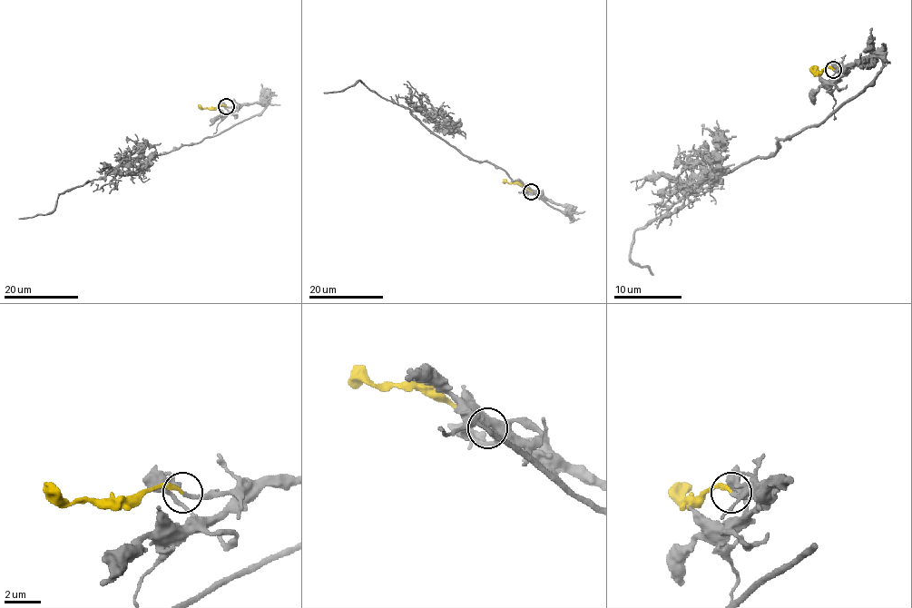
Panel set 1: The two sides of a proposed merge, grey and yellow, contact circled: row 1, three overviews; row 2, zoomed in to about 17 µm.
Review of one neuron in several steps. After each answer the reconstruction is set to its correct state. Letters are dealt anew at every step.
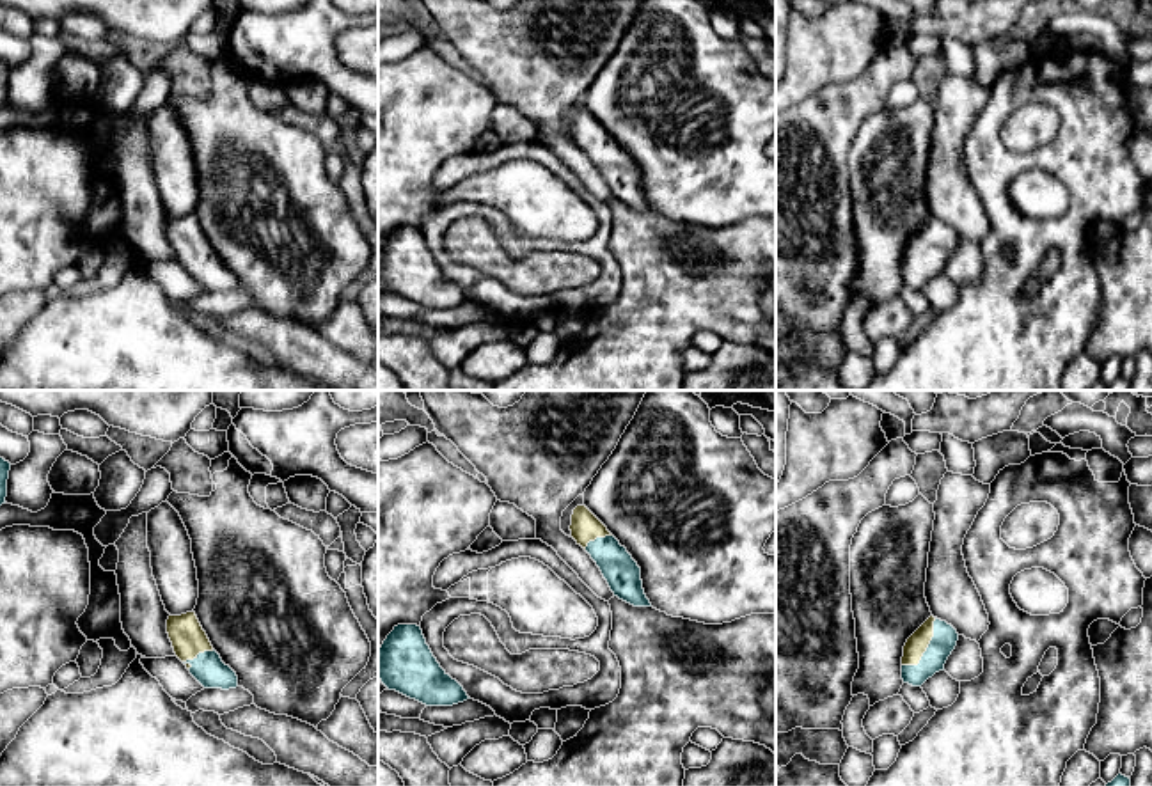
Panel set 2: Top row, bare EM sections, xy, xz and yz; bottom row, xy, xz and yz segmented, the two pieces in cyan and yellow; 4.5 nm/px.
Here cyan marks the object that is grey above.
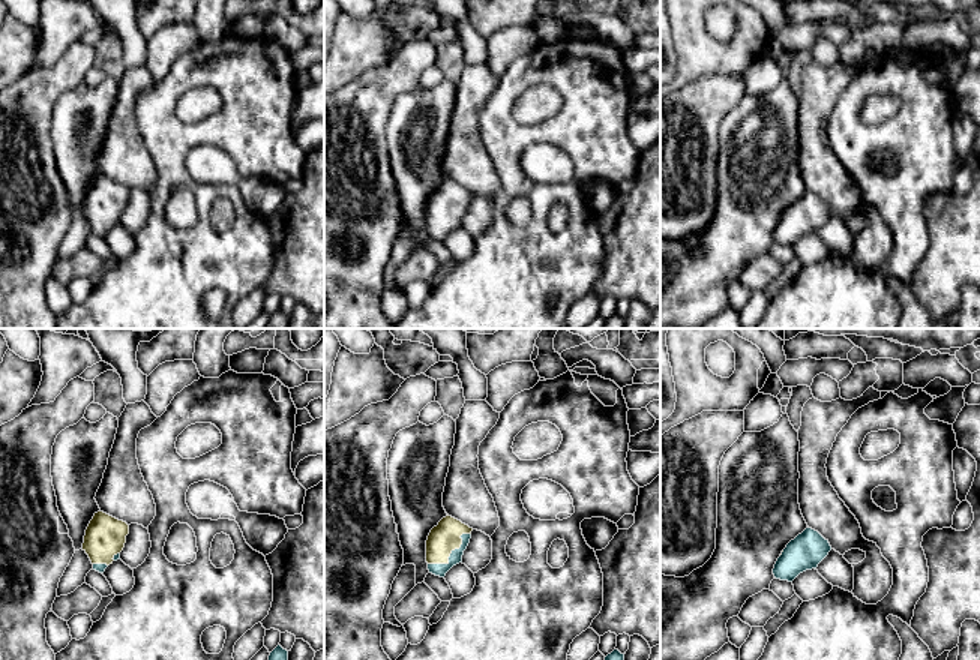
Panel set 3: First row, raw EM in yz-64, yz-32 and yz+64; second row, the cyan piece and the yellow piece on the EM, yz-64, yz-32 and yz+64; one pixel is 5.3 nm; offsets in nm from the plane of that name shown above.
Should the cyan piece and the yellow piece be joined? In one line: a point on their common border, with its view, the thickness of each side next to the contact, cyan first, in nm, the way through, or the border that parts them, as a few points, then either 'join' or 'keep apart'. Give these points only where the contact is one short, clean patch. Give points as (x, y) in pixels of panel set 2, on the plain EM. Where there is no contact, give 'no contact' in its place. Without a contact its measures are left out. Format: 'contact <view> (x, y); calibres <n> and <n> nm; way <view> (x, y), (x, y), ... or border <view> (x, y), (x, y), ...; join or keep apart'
contact yz (927, 251); calibres 110 and 100 nm; way yz (945, 240), (936, 242), (927, 251), (916, 247); join

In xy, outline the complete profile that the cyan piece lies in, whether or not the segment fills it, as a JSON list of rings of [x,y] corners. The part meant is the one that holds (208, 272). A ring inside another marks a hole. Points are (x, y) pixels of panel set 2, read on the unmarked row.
[[[195,215],[169,218],[167,236],[176,259],[204,291],[236,291],[238,279],[213,252]]]

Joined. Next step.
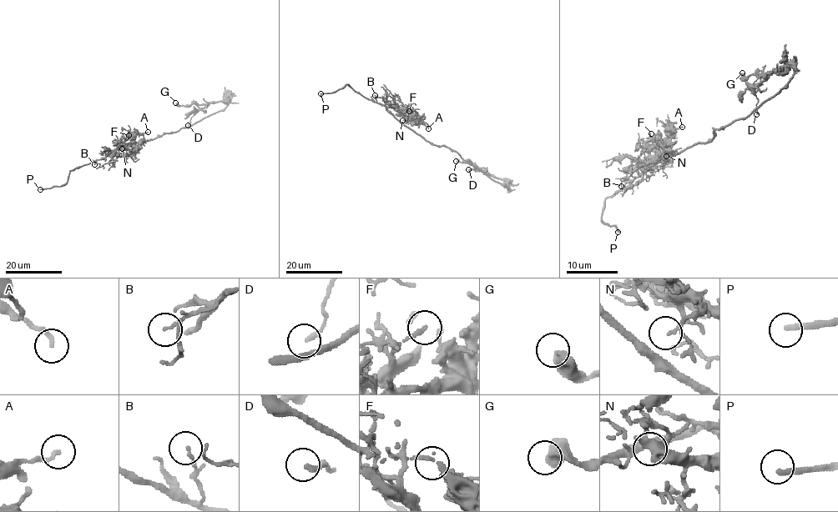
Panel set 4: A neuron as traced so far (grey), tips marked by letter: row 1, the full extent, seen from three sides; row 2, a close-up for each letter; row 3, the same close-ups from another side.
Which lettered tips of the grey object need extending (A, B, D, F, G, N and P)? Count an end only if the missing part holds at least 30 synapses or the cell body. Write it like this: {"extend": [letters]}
{"extend": ["P"]}

